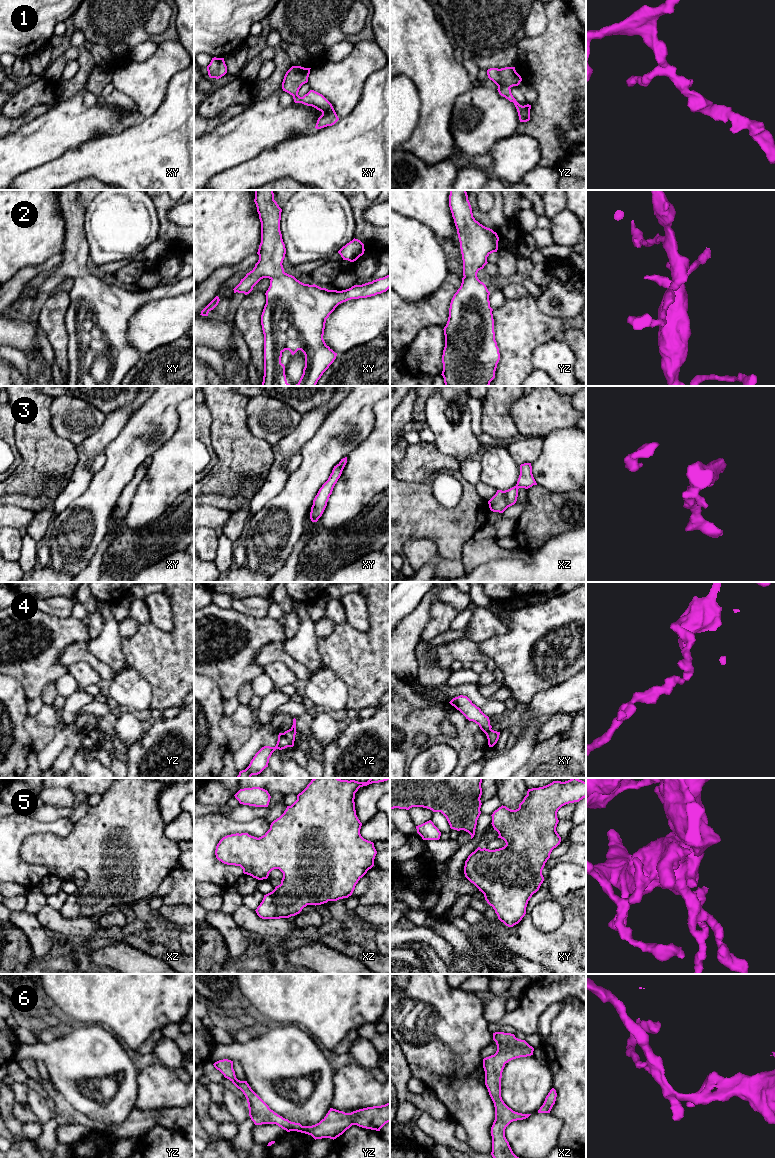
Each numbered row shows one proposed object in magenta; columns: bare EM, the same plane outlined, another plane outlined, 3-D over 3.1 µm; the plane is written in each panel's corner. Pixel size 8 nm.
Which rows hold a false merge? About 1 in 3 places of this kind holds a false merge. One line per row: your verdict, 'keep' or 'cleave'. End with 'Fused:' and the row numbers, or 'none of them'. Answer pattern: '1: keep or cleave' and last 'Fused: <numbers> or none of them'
1: keep
2: keep
3: keep
4: cleave
5: keep
6: keep
Fused: 4

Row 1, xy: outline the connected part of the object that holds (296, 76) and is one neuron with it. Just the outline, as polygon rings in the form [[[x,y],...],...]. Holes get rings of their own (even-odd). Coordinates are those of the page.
[[[292,66],[284,76],[282,89],[293,96],[295,103],[312,106],[322,112],[322,115],[317,120],[316,129],[332,126],[339,118],[332,104],[322,94],[310,90],[303,97],[298,95],[301,86],[308,82],[310,69],[311,68],[304,68],[301,66]]]

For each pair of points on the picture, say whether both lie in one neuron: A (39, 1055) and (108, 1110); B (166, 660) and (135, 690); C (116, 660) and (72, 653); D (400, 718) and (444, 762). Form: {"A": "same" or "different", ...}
{"A": "same", "B": "different", "C": "different", "D": "different"}

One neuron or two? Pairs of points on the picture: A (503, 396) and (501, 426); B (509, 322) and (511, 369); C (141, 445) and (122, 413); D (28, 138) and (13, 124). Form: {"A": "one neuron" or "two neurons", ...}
{"A": "one neuron", "B": "one neuron", "C": "two neurons", "D": "two neurons"}

